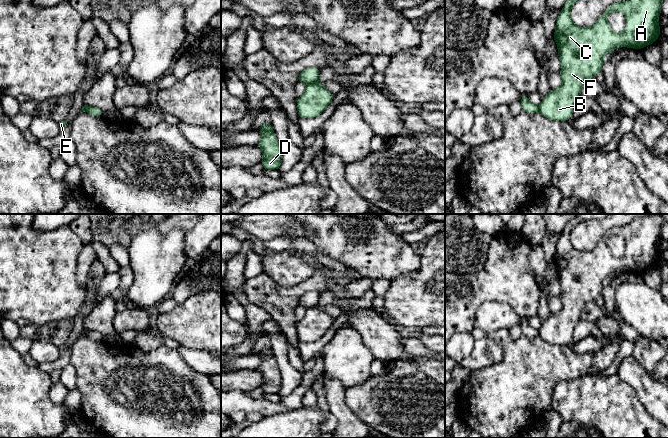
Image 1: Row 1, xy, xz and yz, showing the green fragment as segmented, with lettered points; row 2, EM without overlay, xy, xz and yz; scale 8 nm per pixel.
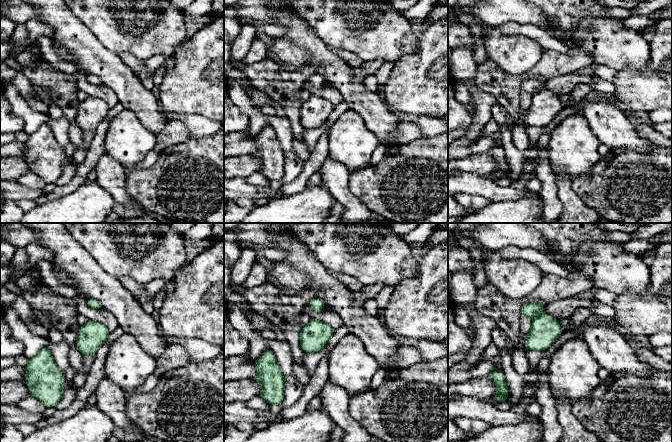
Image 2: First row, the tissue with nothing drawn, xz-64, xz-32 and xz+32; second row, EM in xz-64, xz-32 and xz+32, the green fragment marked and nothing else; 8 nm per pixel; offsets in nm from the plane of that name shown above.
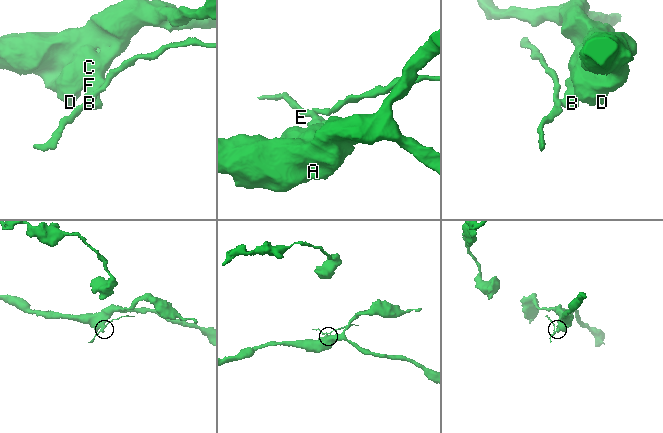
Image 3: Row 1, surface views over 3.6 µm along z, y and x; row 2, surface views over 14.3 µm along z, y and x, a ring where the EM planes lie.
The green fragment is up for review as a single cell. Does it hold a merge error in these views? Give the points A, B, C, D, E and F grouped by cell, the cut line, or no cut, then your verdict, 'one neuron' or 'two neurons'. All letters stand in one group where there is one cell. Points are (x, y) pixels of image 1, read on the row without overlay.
groups A B C D F / E; cut xz (318, 305), (307, 308); two neurons

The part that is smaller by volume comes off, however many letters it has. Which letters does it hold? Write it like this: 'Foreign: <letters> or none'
Foreign: E

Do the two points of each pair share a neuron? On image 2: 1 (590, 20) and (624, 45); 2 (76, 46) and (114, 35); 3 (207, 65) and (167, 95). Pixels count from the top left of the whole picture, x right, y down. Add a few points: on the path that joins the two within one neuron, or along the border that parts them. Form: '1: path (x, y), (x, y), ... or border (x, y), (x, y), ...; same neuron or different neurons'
1: path (598, 28), (616, 45); same neuron
2: border (82, 22), (101, 43), (115, 53); different neurons
3: path (197, 75), (177, 94); same neuron

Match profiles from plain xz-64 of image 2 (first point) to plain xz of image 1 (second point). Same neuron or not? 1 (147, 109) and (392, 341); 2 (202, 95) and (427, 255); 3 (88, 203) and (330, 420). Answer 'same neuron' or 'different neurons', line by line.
1: same neuron
2: same neuron
3: different neurons

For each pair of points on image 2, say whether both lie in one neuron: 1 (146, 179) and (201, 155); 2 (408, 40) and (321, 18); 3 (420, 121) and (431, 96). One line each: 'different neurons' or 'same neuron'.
1: same neuron
2: same neuron
3: different neurons

